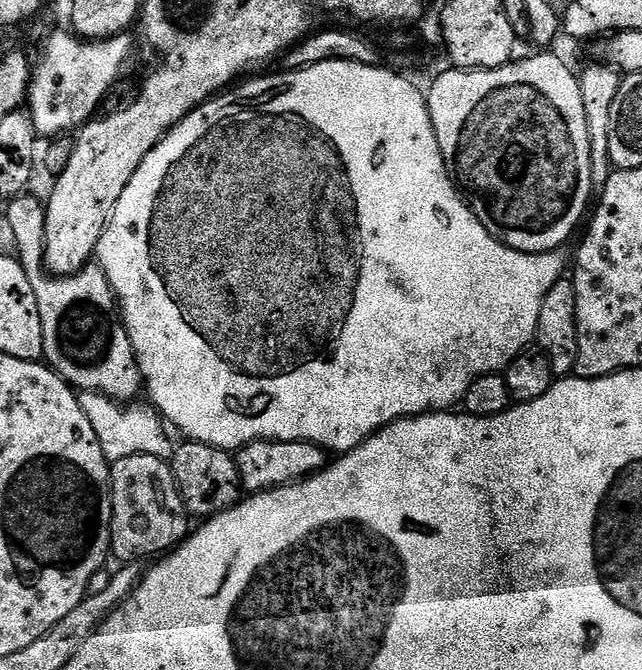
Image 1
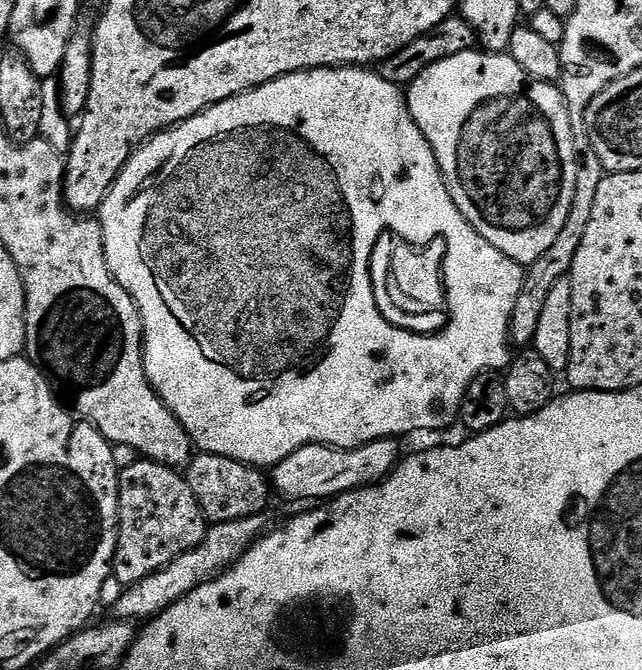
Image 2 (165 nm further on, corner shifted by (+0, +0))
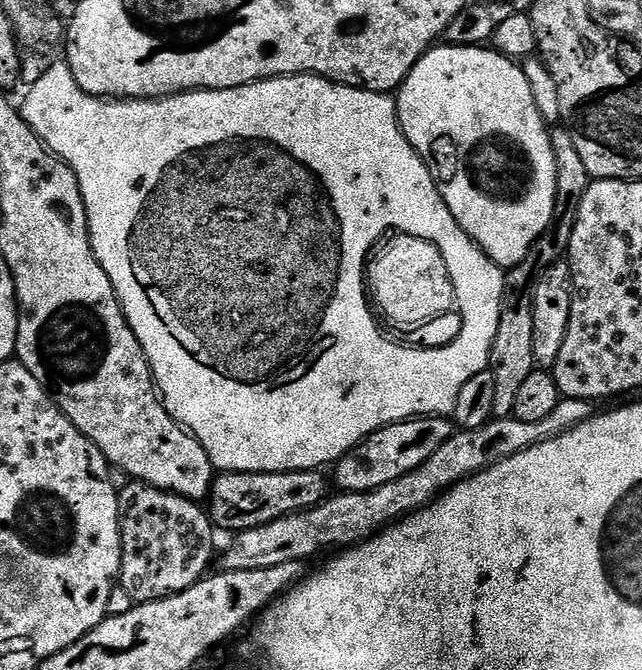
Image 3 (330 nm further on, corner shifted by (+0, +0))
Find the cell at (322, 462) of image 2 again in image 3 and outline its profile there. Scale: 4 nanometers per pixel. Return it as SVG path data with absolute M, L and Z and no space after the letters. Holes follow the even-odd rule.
M417 416L415 420L399 420L379 428L350 449L335 465L335 487L337 484L340 492L378 490L378 486L386 486L386 482L394 482L394 478L402 478L402 474L418 470L426 458L431 458L441 446L446 446L453 431L453 421L442 416Z

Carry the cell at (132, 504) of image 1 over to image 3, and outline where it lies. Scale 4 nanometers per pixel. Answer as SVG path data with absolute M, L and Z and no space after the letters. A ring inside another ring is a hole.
M131 482L118 495L120 497L120 545L122 546L118 587L126 590L126 594L130 594L133 605L177 596L182 590L204 579L211 569L208 567L212 564L212 555L216 552L215 534L217 533L214 531L212 517L197 501L187 500L184 496L139 482Z

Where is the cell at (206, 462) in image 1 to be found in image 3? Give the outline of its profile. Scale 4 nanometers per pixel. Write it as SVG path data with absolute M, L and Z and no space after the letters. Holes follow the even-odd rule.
M315 468L293 472L222 472L212 481L206 511L217 529L225 528L231 534L254 530L292 512L317 508L330 495L330 480L324 474Z

